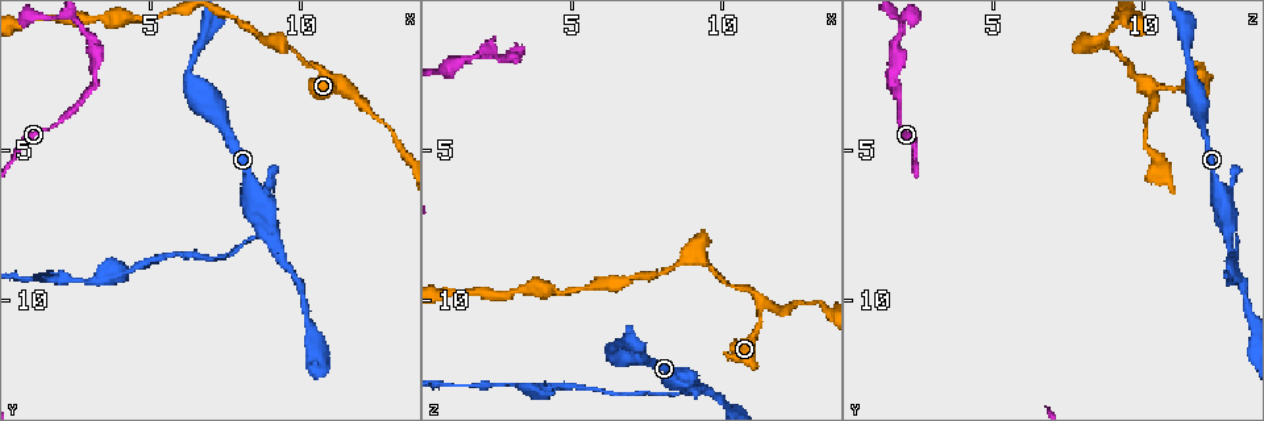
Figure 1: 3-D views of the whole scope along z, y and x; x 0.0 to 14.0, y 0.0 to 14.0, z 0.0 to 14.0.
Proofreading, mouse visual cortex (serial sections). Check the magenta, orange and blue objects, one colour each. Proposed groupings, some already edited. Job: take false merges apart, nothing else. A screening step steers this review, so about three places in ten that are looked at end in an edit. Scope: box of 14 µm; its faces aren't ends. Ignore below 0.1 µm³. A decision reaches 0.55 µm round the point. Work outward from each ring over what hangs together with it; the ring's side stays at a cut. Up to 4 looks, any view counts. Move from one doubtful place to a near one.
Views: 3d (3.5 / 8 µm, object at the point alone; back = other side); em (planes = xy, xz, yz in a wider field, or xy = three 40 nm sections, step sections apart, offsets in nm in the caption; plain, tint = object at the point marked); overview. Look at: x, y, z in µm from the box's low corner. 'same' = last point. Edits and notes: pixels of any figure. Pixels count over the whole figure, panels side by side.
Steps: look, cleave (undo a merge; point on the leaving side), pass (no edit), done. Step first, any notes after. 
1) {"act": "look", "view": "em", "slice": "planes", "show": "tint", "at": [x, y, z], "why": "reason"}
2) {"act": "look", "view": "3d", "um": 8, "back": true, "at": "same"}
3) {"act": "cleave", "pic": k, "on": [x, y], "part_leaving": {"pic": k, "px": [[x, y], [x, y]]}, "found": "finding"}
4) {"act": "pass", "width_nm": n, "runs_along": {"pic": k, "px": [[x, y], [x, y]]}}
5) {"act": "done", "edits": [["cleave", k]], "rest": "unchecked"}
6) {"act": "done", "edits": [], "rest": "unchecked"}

{"act": "look", "view": "3d", "um": 3.5, "at": [11.4, 2.7, 10.0], "why": "a narrow waist"}

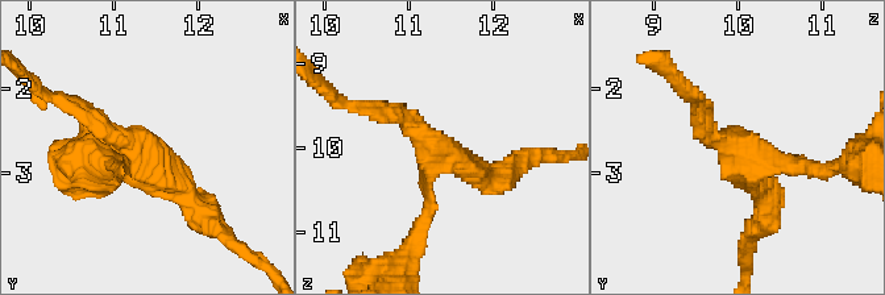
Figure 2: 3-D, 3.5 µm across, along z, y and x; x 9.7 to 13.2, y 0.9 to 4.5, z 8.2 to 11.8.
{"act": "pass", "arms": 3, "arm_widths_nm": [200, 200, 300], "runs_along": {"pic": 2, "px": [[826, 169], [742, 152], [698, 116]]}, "found": "continuous, no second cell"}

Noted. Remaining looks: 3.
{"act": "look", "view": "3d", "um": 8, "at": [9.3, 1.4, 8.5]}

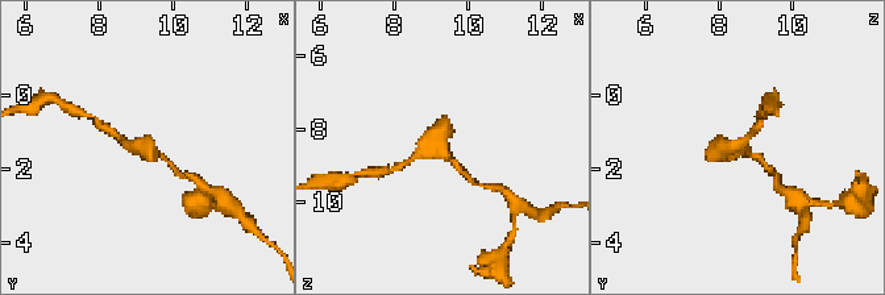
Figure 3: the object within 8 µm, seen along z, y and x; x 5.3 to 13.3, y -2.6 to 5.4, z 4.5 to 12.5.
{"act": "look", "view": "em", "slice": "xy", "step": 2, "show": "tint", "at": [9.2, 1.5, 8.5], "why": "now the EM"}

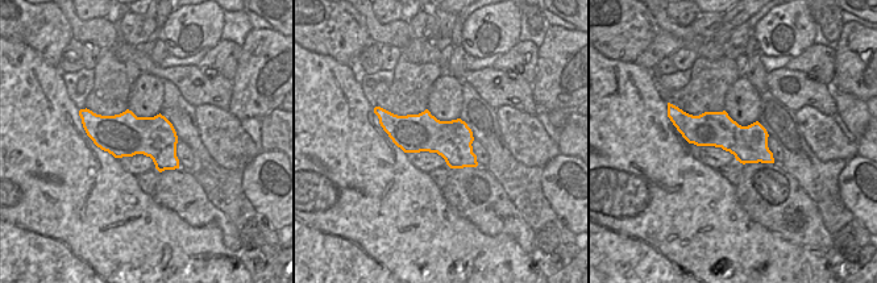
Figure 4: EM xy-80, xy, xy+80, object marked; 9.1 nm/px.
{"act": "pass", "found": "continuous, no second cell"}

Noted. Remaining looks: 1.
{"act": "done", "edits": [], "rest": "unchecked"}

